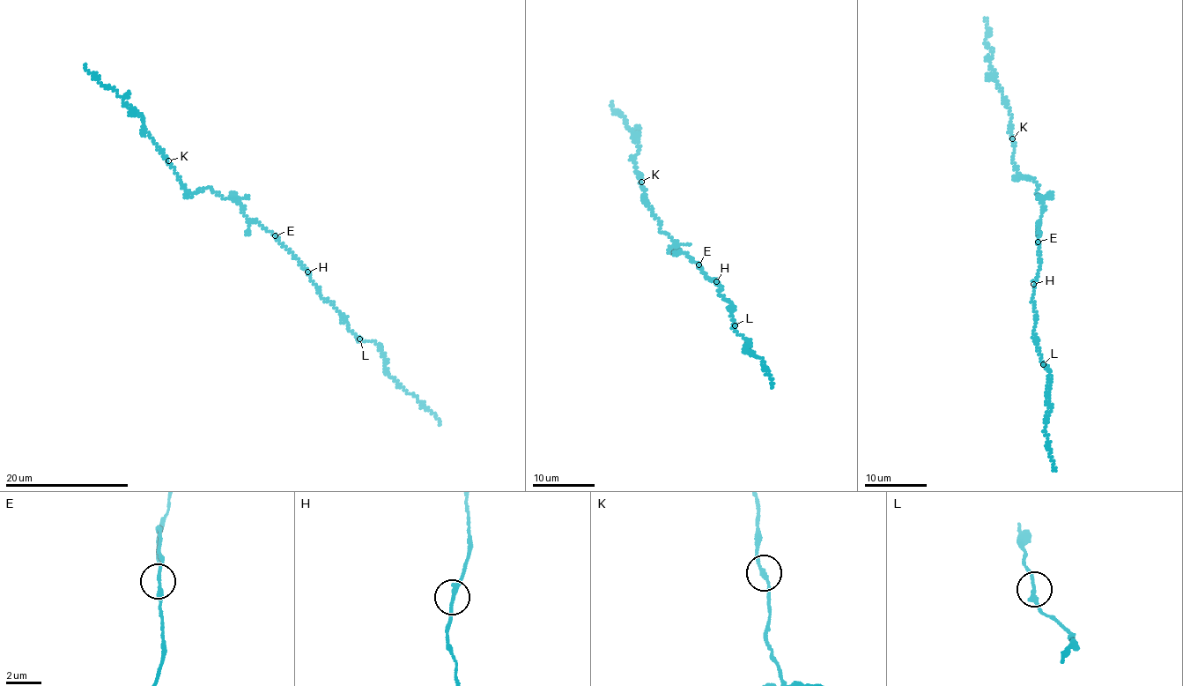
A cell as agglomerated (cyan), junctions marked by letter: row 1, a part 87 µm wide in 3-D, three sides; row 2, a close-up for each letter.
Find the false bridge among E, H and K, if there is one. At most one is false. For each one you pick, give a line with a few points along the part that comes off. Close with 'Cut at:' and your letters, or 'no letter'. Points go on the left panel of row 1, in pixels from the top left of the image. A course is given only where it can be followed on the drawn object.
H: Course of the part to remove: (308, 271), (320, 295), (331, 302), (349, 331), (365, 342), (376, 343), (384, 357), (386, 372), (440, 424)
Cut at: H

